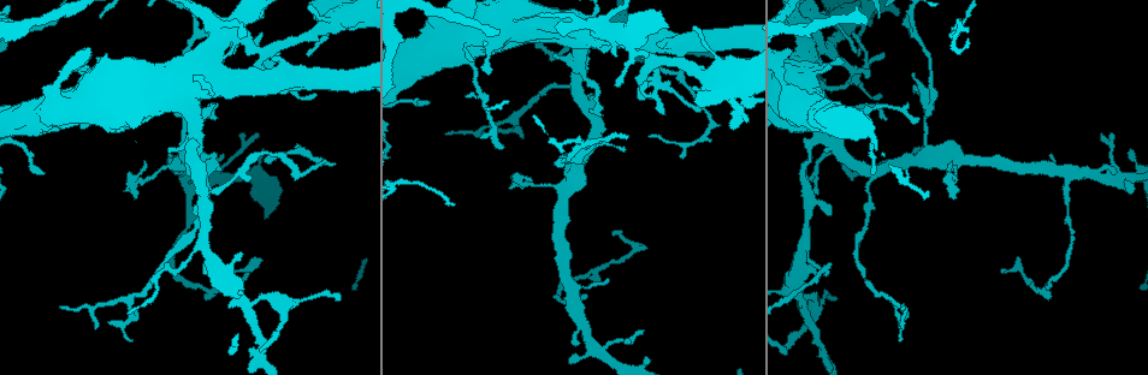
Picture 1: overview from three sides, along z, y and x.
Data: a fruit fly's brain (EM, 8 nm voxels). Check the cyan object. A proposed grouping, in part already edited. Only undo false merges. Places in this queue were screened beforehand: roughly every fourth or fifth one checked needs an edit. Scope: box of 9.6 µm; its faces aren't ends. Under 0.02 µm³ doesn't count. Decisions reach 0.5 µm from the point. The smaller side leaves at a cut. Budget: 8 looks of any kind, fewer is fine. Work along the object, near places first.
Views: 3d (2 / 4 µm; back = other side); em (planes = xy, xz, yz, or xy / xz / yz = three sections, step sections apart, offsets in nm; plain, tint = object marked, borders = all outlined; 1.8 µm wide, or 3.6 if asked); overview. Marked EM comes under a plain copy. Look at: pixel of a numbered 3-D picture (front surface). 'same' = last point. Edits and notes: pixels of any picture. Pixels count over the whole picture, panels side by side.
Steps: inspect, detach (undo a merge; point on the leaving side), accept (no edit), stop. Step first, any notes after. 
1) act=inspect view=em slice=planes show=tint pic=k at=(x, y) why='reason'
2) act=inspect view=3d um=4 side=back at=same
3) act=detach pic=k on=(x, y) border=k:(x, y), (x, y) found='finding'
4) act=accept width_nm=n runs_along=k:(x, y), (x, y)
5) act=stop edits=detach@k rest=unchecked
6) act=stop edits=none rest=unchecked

act=inspect view=3d um=4 pic=1 at=(203, 191) why='sharp bend'

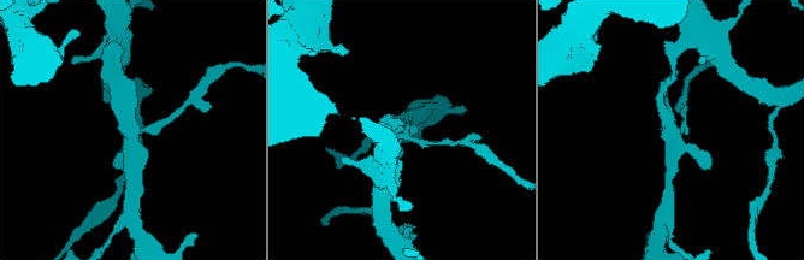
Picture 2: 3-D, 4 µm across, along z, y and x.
act=inspect view=em slice=planes show=tint pic=2 at=(673, 131) why='need the tissue'

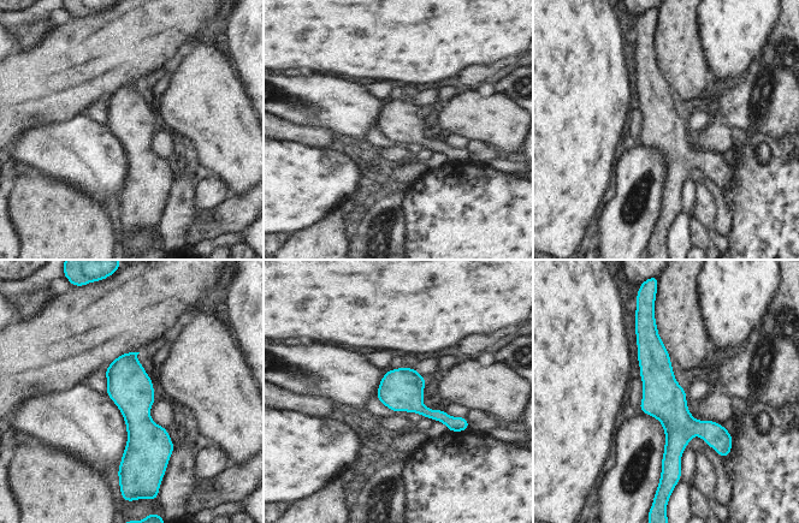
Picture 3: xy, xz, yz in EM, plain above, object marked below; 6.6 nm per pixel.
act=accept runs_along=3:(650, 325), (674, 415), (674, 467) found='continuous, no second neuron'

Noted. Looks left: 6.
act=inspect view=3d um=2 pic=1 at=(924, 111) why='arms part here'

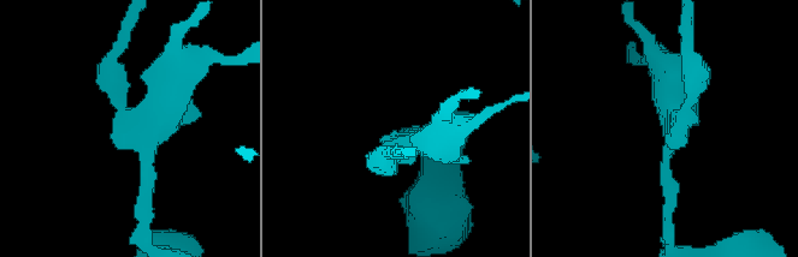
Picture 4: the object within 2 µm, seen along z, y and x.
act=inspect view=em slice=xz step=16 show=tint pic=4 at=(672, 131) arms=3

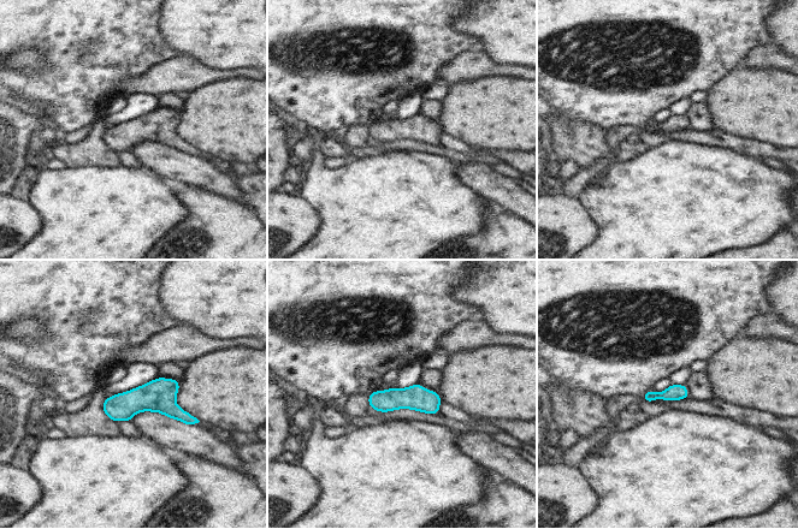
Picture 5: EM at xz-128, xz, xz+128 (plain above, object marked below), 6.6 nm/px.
act=accept width_nm=110 found='one neuron here'

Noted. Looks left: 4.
act=inspect view=em slice=planes show=borders pic=1 at=(1069, 174) why='branch point'

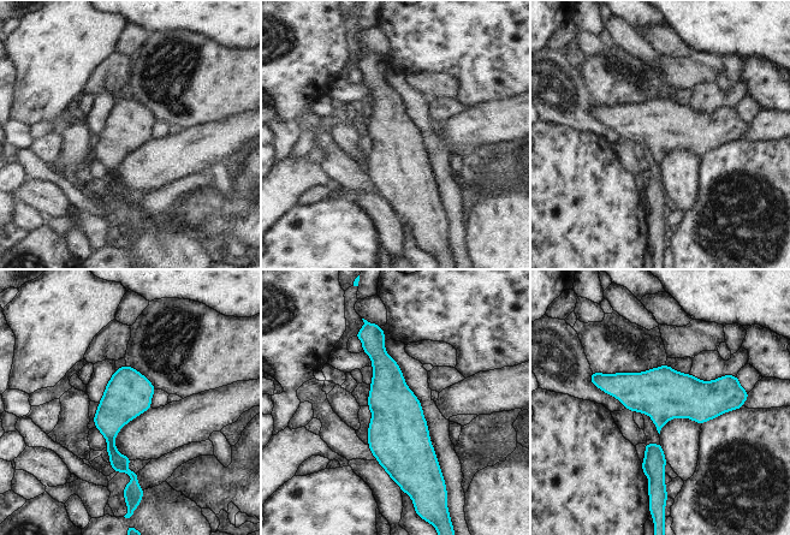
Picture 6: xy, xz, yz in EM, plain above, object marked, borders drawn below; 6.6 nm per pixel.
act=accept runs_along=6:(597, 382), (690, 398), (737, 398) found='continuous, no second neuron'

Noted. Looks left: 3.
act=inspect view=3d um=4 pic=1 at=(863, 66) why='touches itself'

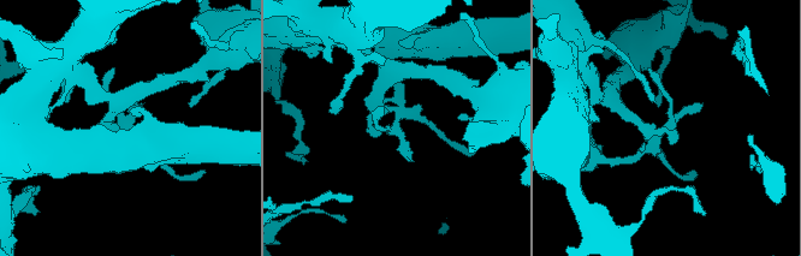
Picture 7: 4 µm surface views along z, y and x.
act=inspect view=em slice=yz step=8 show=tint pic=7 at=(668, 127)

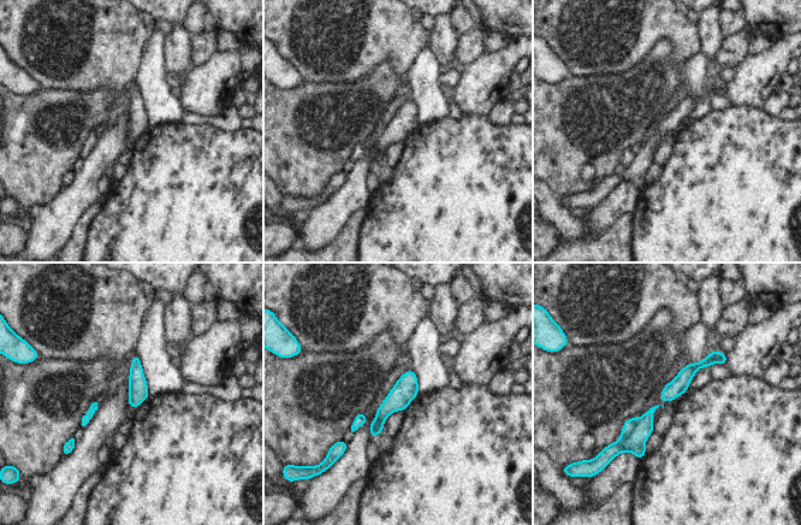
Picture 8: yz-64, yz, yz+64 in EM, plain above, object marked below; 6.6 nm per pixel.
act=inspect view=em slice=xz step=16 show=borders at=same why='another direction'

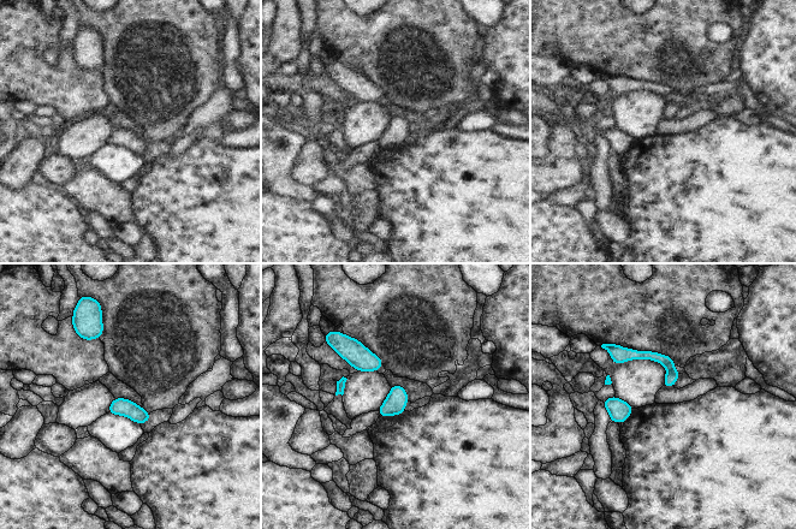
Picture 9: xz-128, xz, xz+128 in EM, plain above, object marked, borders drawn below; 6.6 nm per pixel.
act=accept width_nm=50 found='continuous, no second neuron'

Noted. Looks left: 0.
act=stop edits=none rest=unchecked

